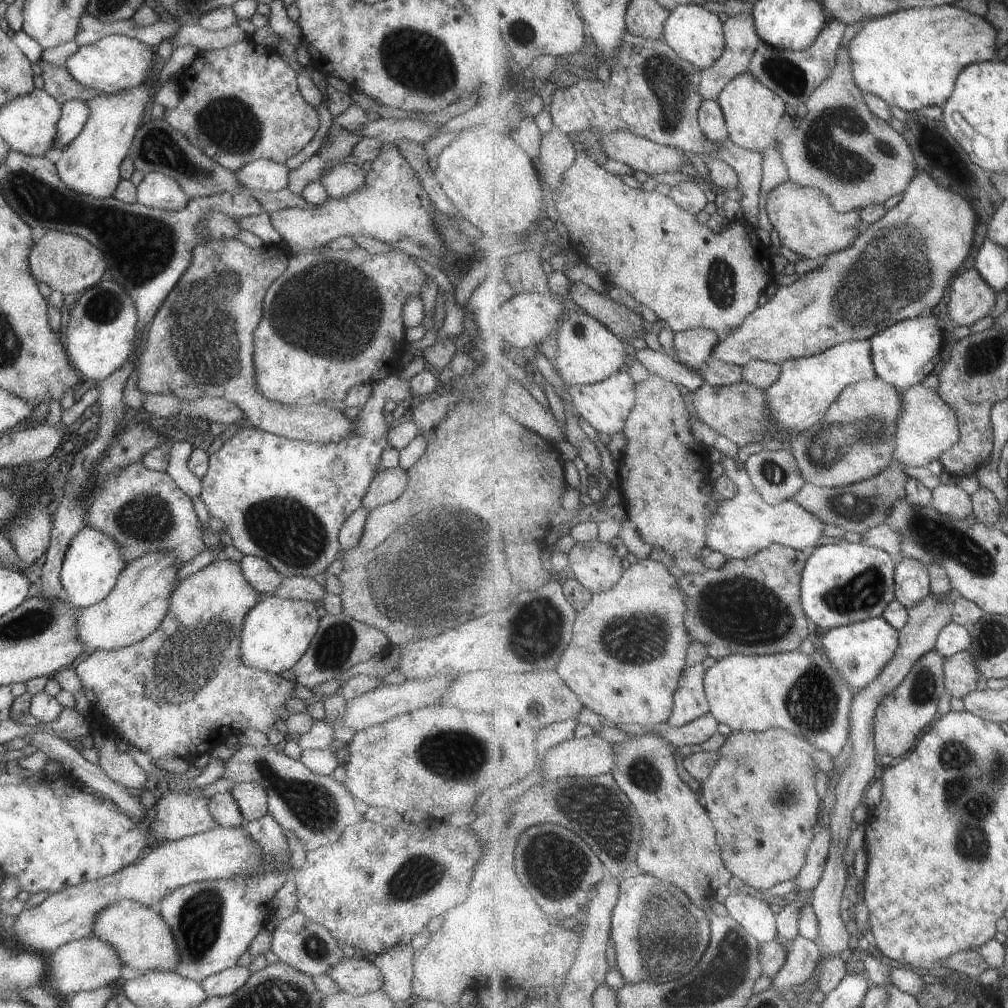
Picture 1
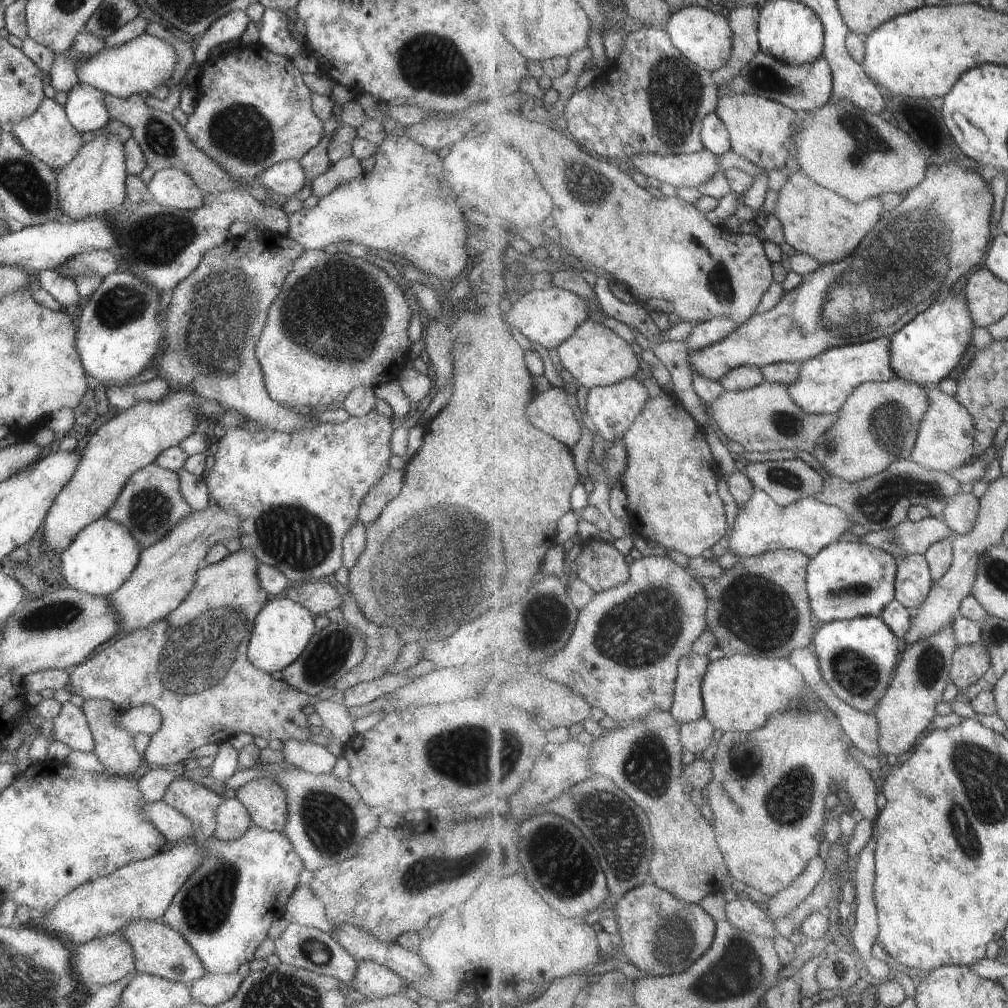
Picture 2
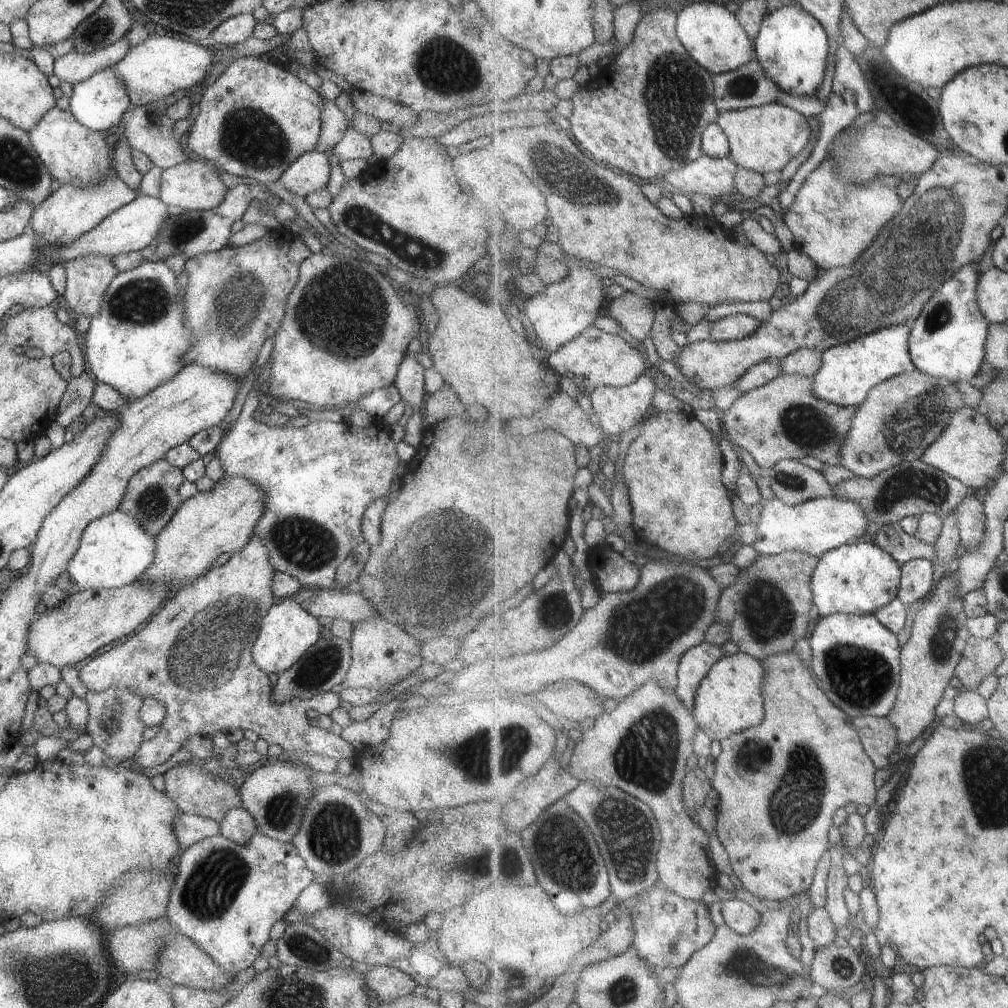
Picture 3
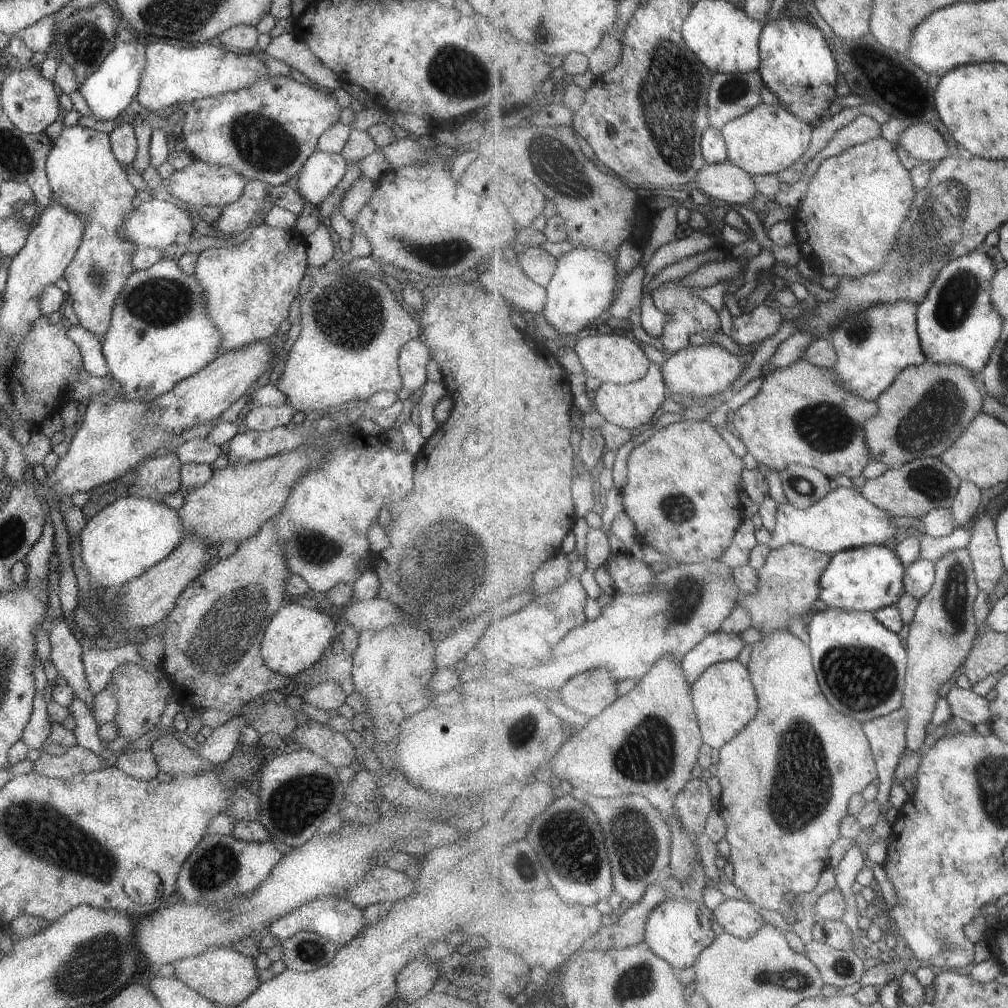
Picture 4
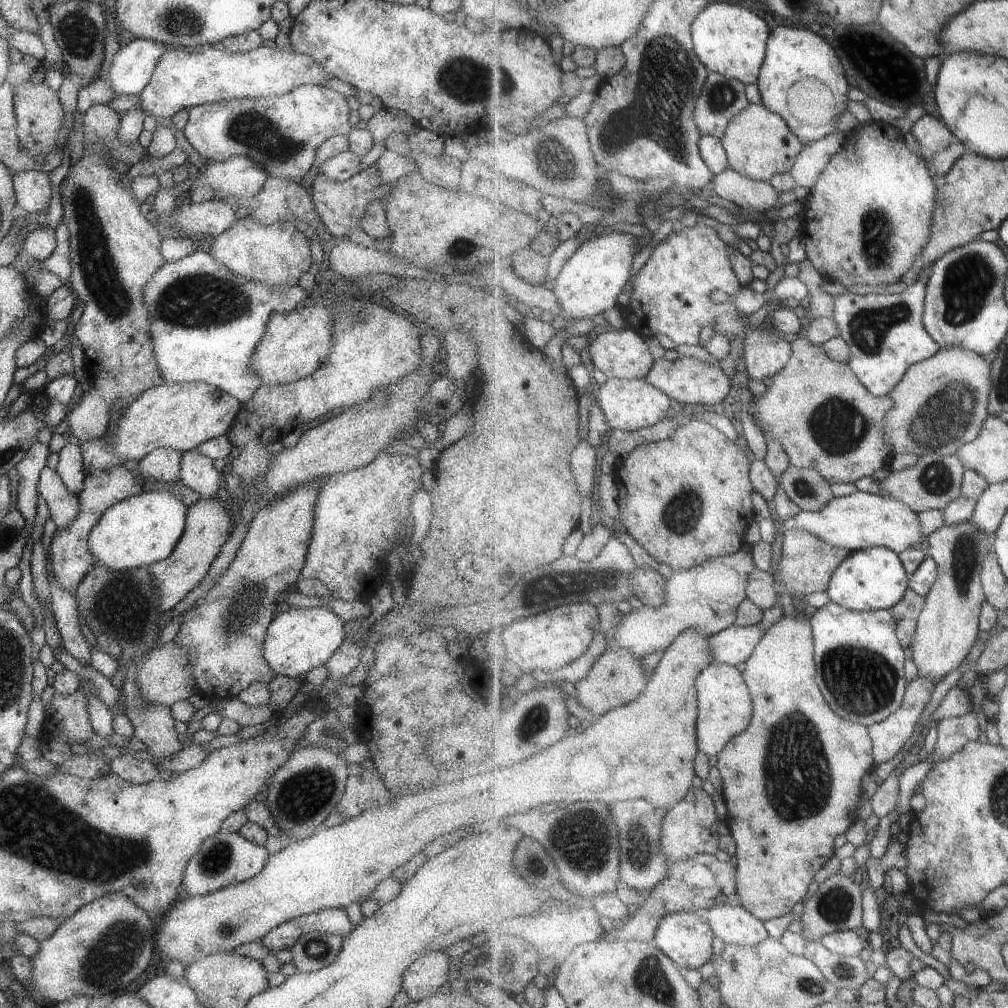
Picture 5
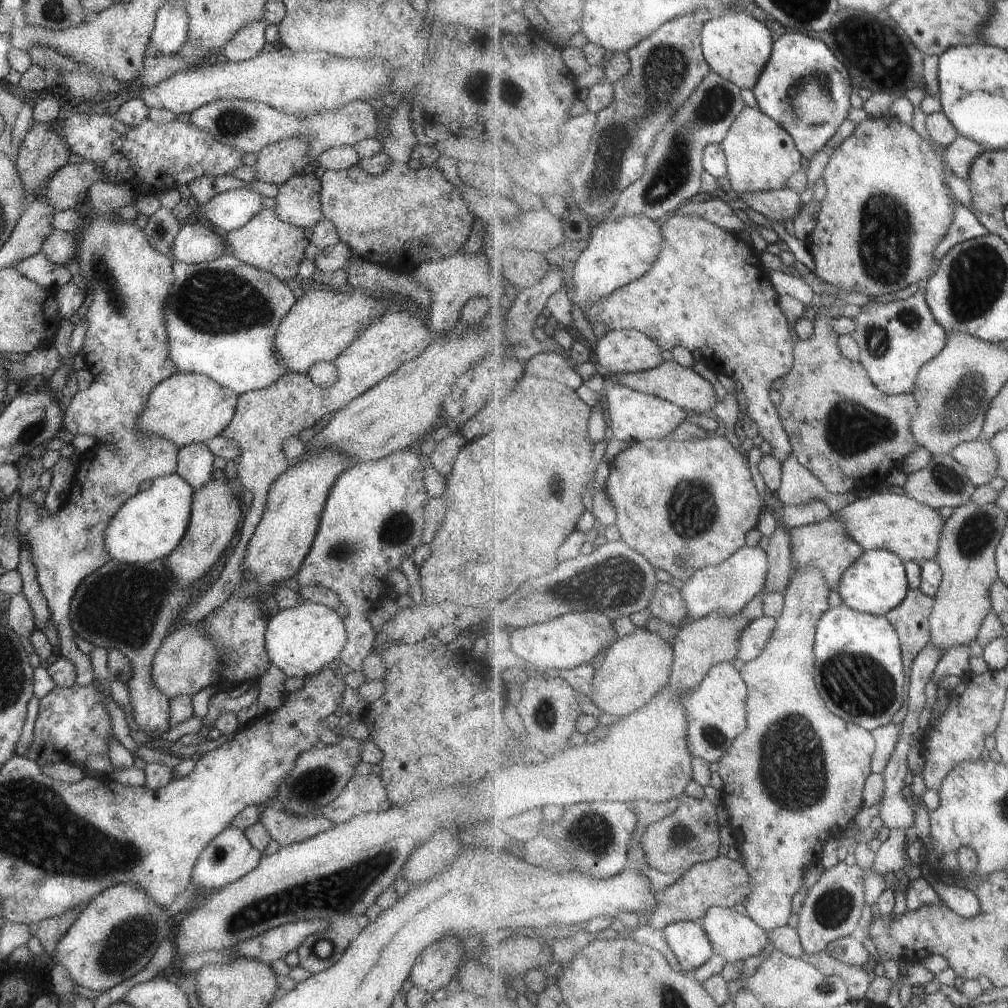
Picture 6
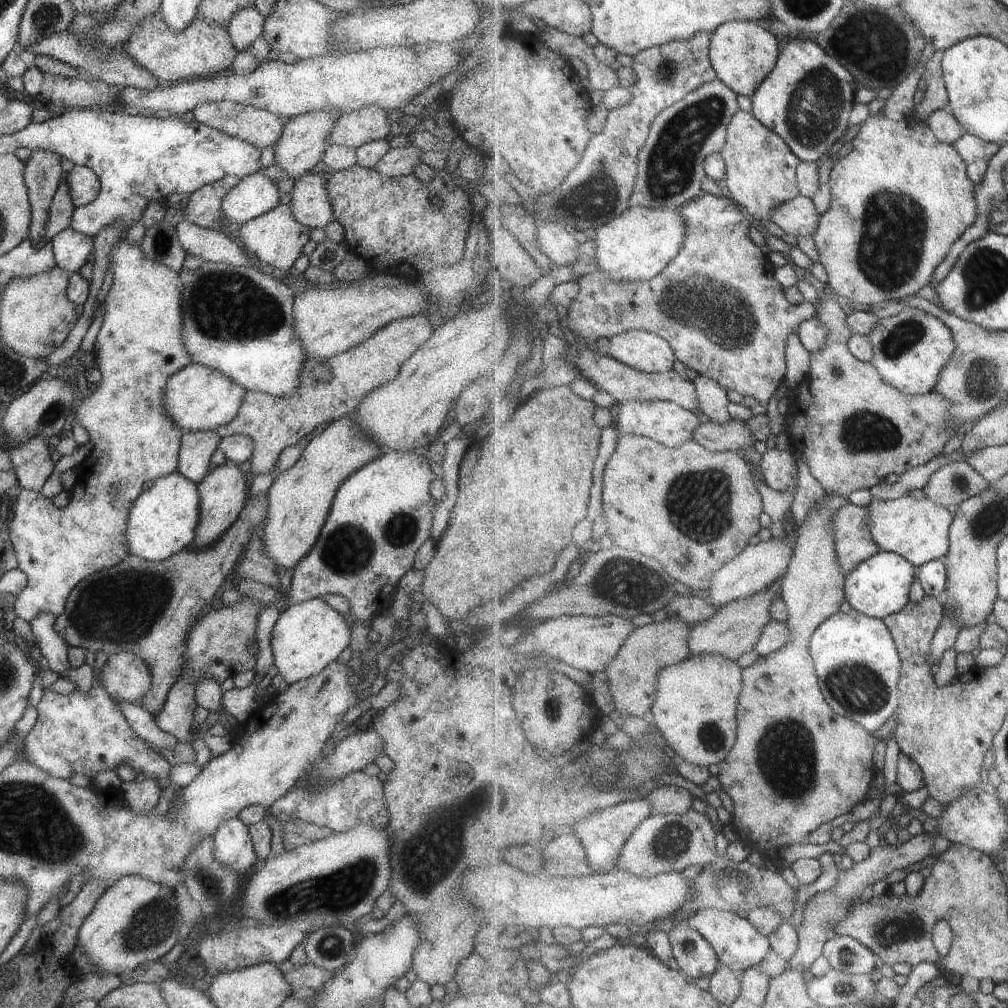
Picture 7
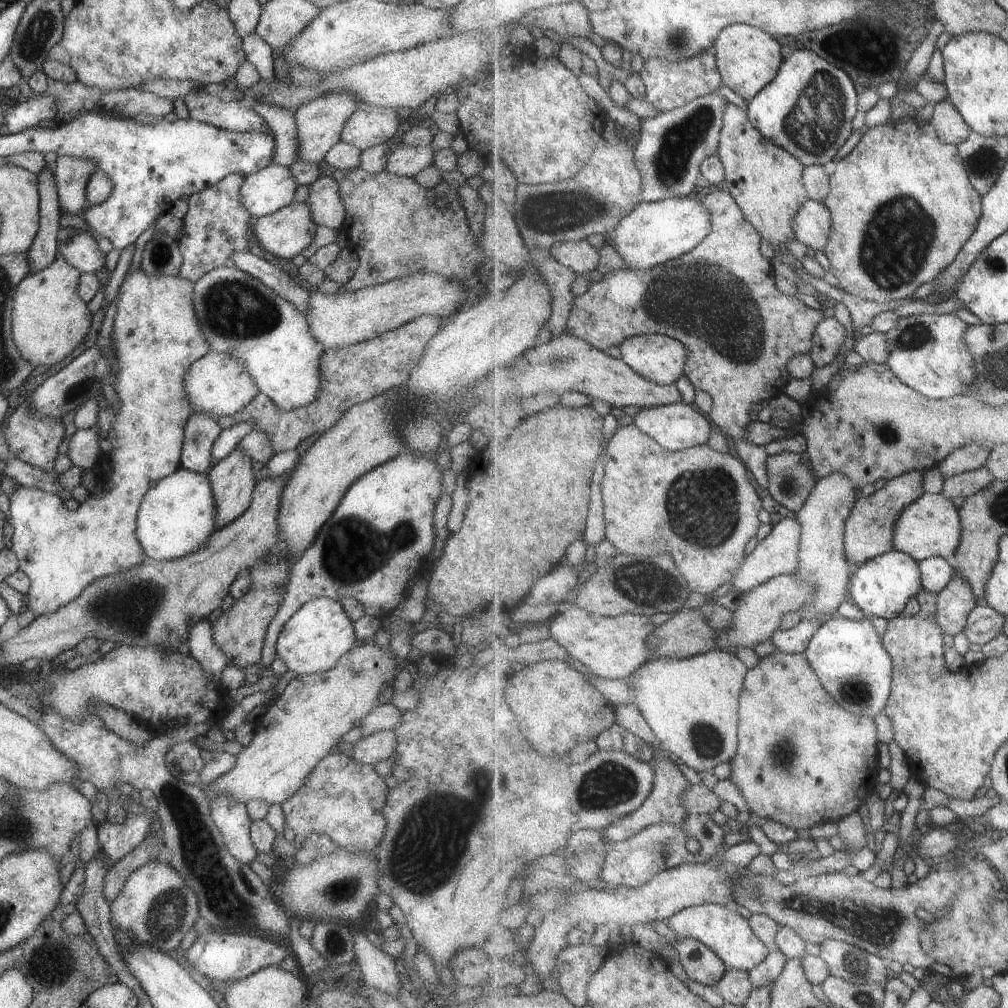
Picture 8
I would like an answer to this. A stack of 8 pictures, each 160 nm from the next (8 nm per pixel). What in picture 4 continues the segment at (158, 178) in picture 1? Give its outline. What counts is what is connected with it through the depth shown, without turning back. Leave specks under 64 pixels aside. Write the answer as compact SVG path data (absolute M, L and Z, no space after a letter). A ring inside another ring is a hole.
M193 159L188 166L175 169L164 181L163 189L178 199L179 203L198 209L202 206L225 206L235 202L247 182L248 180L241 178L241 174L233 172L229 166L209 165Z

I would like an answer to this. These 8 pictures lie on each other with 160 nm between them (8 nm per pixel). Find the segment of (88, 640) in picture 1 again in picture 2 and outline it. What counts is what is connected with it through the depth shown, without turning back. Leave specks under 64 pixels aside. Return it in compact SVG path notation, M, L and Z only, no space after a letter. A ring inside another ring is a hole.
M207 505L203 510L185 515L165 536L141 550L129 578L106 596L120 620L122 628L119 631L125 633L125 630L145 628L169 614L192 589L195 573L203 565L203 557L213 544L221 543L229 552L242 547L239 523L240 518L233 509Z

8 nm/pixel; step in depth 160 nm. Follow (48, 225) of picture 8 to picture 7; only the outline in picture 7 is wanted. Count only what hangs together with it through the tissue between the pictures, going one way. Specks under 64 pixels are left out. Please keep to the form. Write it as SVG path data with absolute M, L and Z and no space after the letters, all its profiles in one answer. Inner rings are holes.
M41 149L31 152L24 162L23 180L31 211L27 238L35 244L44 236L49 203L65 172L61 168L60 157L55 153Z

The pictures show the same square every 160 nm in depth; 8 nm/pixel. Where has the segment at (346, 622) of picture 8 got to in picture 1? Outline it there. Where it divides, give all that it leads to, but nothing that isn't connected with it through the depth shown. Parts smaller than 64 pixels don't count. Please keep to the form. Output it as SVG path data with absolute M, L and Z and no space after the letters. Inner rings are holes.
M273 594L260 596L242 620L238 644L241 662L273 674L290 670L316 633L319 619L316 608L317 604L311 601L282 599Z

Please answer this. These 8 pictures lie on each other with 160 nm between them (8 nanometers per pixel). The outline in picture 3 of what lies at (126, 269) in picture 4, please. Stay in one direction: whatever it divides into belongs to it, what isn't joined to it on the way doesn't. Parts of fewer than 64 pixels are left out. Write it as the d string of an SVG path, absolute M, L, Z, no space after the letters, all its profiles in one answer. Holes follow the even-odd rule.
M56 106L49 108L39 122L30 130L27 130L29 145L38 160L47 168L47 172L54 184L73 184L77 188L93 186L95 182L101 182L105 174L109 174L112 166L107 143L110 135L103 131L93 131L81 126L68 110L61 111ZM87 254L62 265L66 280L59 303L71 308L75 314L95 316L103 290L118 272L111 262L111 257Z

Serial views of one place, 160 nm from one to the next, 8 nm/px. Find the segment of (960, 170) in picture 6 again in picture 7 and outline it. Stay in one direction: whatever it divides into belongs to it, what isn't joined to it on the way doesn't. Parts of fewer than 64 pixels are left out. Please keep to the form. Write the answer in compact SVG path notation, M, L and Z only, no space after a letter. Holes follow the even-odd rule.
M965 133L955 144L968 168L969 178L976 184L983 184L989 161L999 152L1002 145L987 142L977 135Z

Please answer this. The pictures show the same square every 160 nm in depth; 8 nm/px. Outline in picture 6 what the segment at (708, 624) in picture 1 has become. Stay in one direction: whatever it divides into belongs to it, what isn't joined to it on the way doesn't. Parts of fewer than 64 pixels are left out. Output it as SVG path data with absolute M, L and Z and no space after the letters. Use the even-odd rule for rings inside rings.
M837 513L827 521L818 524L809 524L808 526L799 526L788 531L789 538L791 538L791 552L793 552L795 566L801 568L815 566L815 568L819 568L823 572L827 584L829 584L829 590L838 589L845 572L866 552L861 544L855 542L847 534L845 524L837 516Z

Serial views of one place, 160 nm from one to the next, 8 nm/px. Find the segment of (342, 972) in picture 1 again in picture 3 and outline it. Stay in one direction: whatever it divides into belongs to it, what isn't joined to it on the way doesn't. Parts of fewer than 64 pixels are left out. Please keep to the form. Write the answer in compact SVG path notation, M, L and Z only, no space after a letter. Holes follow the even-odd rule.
M384 965L368 966L364 969L363 980L368 990L379 1002L391 1002L399 996L410 994L416 984L411 976L397 968Z

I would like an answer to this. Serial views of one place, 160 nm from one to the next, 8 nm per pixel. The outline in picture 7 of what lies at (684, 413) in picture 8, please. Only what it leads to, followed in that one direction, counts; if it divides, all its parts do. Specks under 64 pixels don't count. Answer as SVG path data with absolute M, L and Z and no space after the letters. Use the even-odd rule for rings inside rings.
M629 401L620 406L617 428L620 436L624 434L641 435L675 448L693 439L703 420L700 413L694 413L671 401Z

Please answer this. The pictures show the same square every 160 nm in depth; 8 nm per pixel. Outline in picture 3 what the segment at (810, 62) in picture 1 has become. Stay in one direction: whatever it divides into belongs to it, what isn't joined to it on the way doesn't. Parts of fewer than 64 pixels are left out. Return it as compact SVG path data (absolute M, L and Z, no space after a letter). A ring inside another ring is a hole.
M757 58L738 70L714 76L716 104L720 112L745 110L778 102L783 88L773 82Z

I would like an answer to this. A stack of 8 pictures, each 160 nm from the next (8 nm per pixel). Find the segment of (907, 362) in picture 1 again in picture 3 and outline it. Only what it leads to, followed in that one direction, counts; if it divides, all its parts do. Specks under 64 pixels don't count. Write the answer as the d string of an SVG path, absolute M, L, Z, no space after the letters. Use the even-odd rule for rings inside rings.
M977 263L961 268L925 306L923 313L909 334L909 354L917 370L933 378L947 378L953 383L971 382L985 362L985 344L989 336L989 322L980 310L977 300L979 288Z

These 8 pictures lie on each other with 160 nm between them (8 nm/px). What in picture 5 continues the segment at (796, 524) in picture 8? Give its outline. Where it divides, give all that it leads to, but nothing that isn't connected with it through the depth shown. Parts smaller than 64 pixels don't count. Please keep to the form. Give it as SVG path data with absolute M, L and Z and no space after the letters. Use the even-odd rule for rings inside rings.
M741 550L733 555L712 558L706 563L686 571L674 572L668 580L666 603L658 607L643 604L629 614L622 614L620 624L603 638L605 650L624 648L630 650L639 660L664 650L687 629L697 629L702 636L711 637L737 621L741 602L747 599L748 572L756 570L752 554Z

